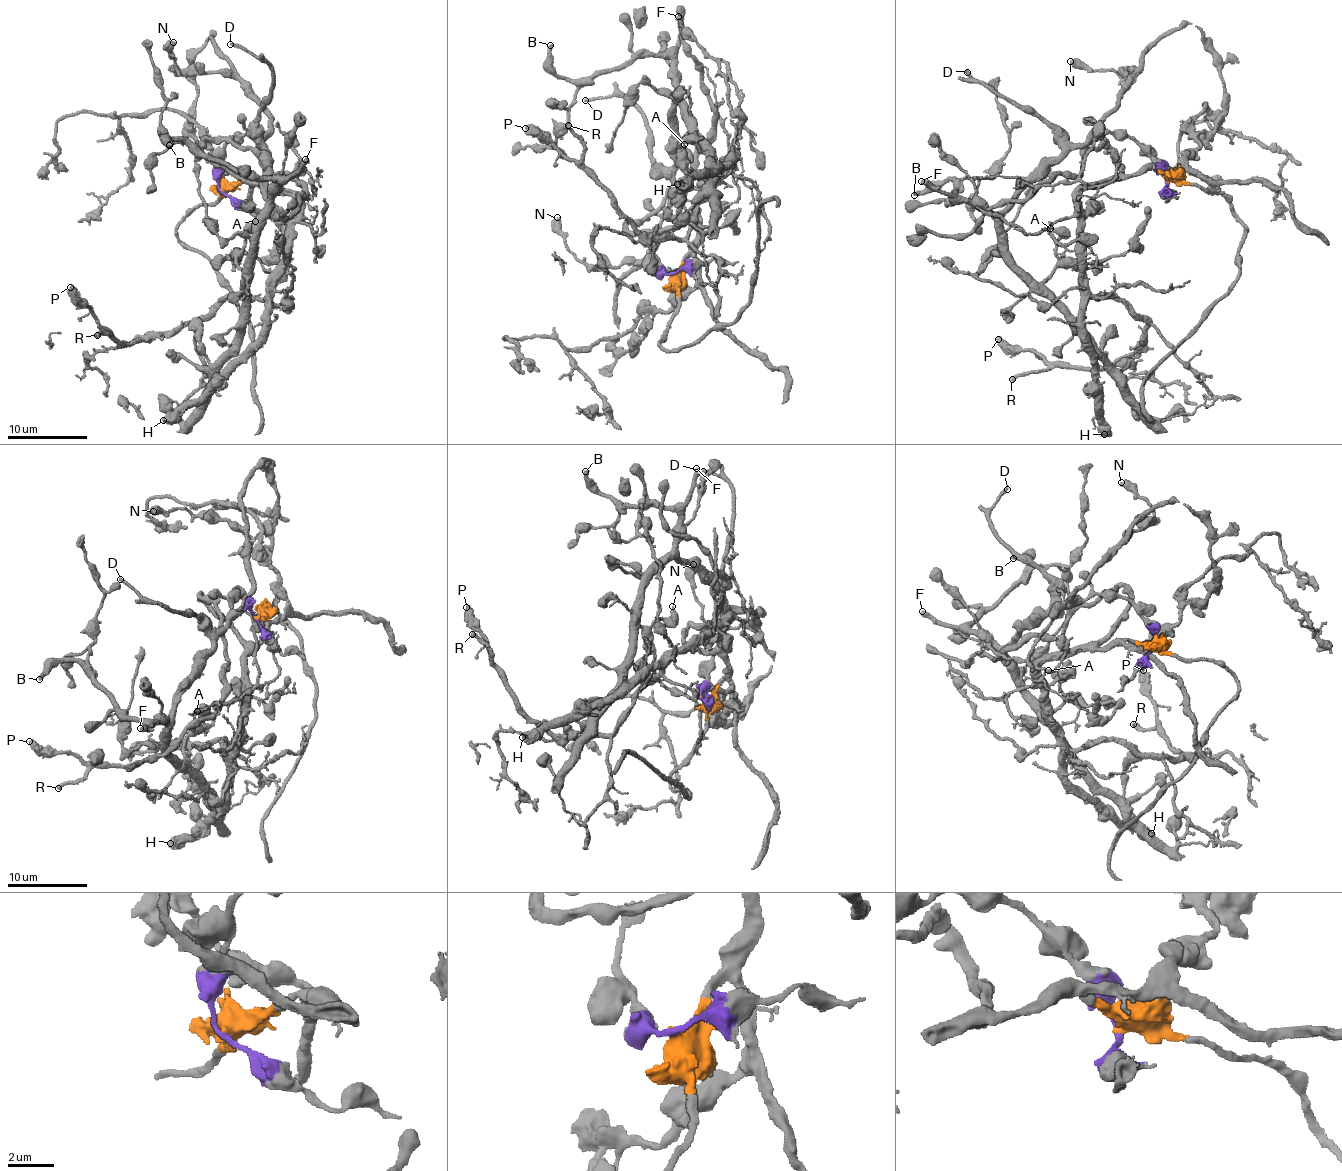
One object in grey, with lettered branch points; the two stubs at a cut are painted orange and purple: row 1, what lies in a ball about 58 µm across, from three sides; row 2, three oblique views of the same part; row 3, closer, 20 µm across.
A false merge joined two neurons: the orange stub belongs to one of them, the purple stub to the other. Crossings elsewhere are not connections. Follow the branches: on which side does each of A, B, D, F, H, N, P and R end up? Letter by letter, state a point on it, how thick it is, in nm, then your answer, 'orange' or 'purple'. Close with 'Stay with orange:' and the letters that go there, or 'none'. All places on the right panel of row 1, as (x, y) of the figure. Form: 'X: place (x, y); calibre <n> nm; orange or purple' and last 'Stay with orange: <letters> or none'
A: place (1050, 228); calibre 320 nm; purple
B: place (914, 195); calibre 400 nm; purple
D: place (967, 72); calibre 240 nm; purple
F: place (921, 181); calibre 480 nm; purple
H: place (1104, 434); calibre 550 nm; orange
N: place (1070, 61); calibre 550 nm; purple
P: place (998, 339); calibre 500 nm; orange
R: place (1012, 379); calibre 320 nm; orange
Stay with orange: H, P, R

